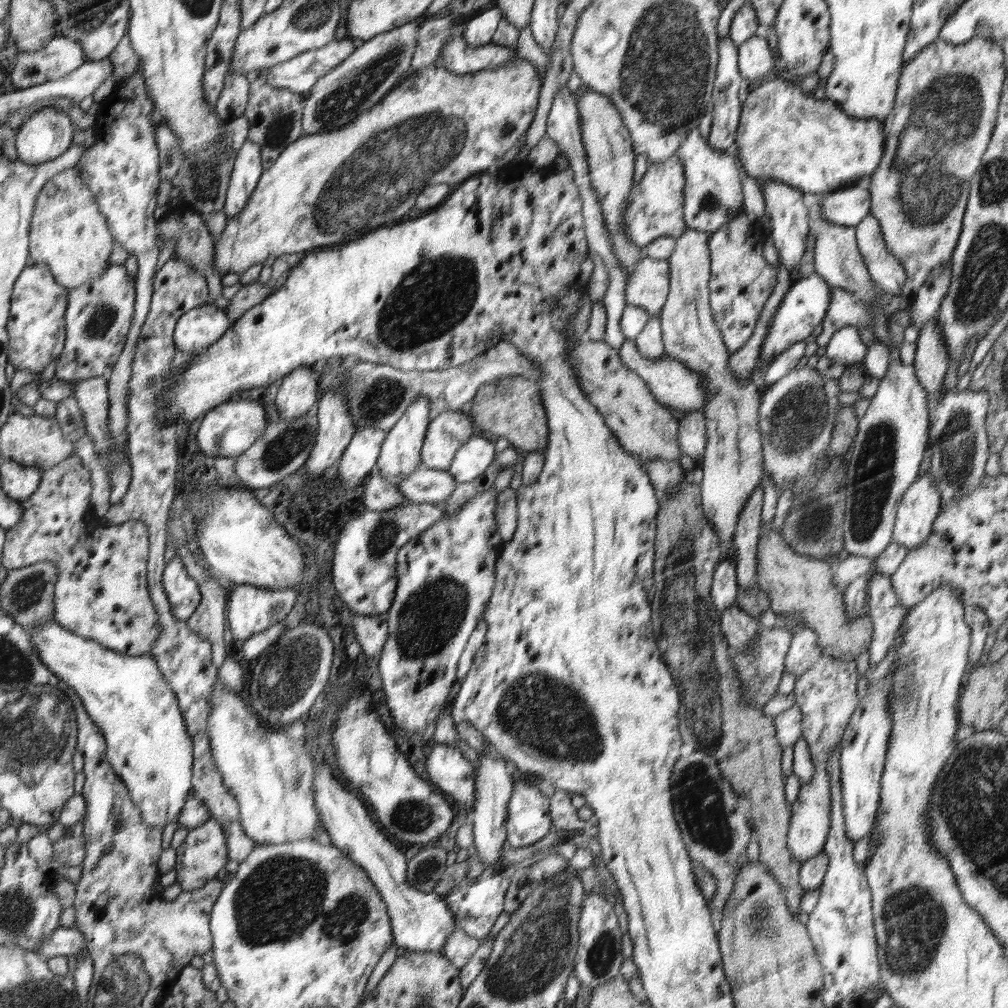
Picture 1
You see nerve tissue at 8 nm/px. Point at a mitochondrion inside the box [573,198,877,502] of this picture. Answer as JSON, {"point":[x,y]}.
{"point":[800,416]}

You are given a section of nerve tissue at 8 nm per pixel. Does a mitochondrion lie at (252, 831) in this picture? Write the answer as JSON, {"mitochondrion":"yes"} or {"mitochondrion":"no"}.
{"mitochondrion":"no"}

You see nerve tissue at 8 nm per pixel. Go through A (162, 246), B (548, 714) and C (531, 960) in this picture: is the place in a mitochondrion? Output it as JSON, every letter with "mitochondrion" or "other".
{"A":"other","B":"mitochondrion","C":"mitochondrion"}

